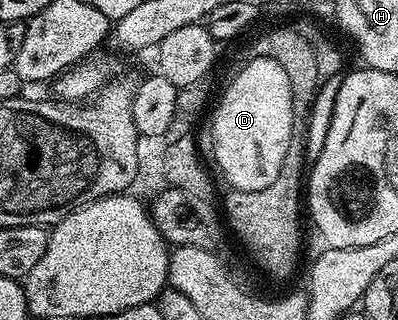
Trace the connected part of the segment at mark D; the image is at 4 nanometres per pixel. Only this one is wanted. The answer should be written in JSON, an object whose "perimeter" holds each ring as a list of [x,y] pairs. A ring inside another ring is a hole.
{"perimeter":[[[253,56],[253,61],[248,61],[236,73],[236,78],[229,83],[224,89],[224,94],[220,97],[220,102],[216,105],[216,114],[210,119],[210,126],[213,133],[213,153],[211,160],[216,161],[216,165],[220,168],[220,173],[229,182],[231,188],[241,189],[242,191],[262,191],[266,187],[270,187],[270,183],[274,183],[274,179],[278,179],[278,171],[282,171],[284,160],[286,159],[286,147],[290,147],[290,135],[292,134],[292,124],[294,123],[294,107],[292,106],[292,88],[290,87],[290,75],[286,75],[286,67],[282,67],[282,63],[274,63],[274,59],[269,57]]]}

